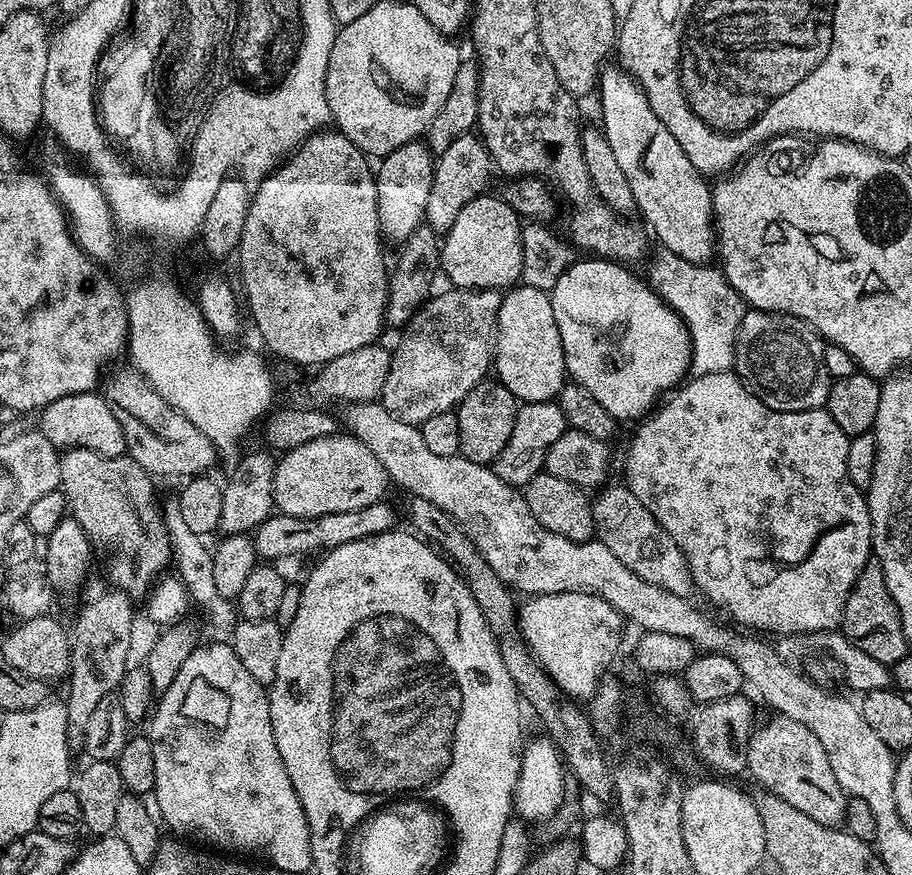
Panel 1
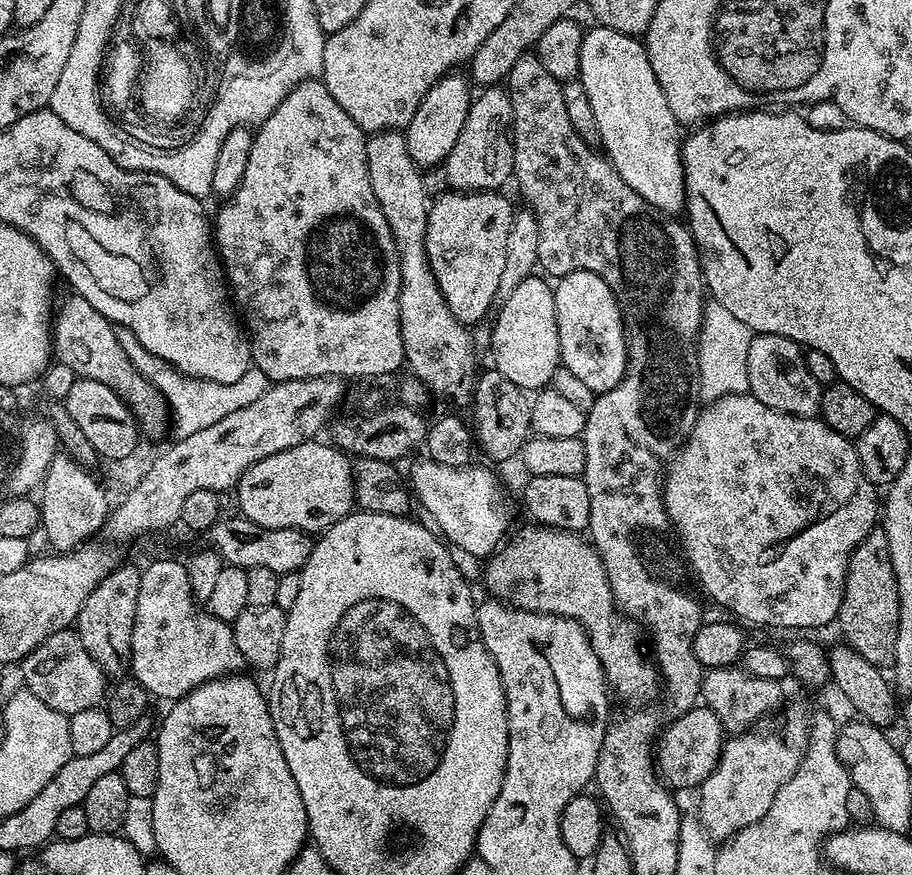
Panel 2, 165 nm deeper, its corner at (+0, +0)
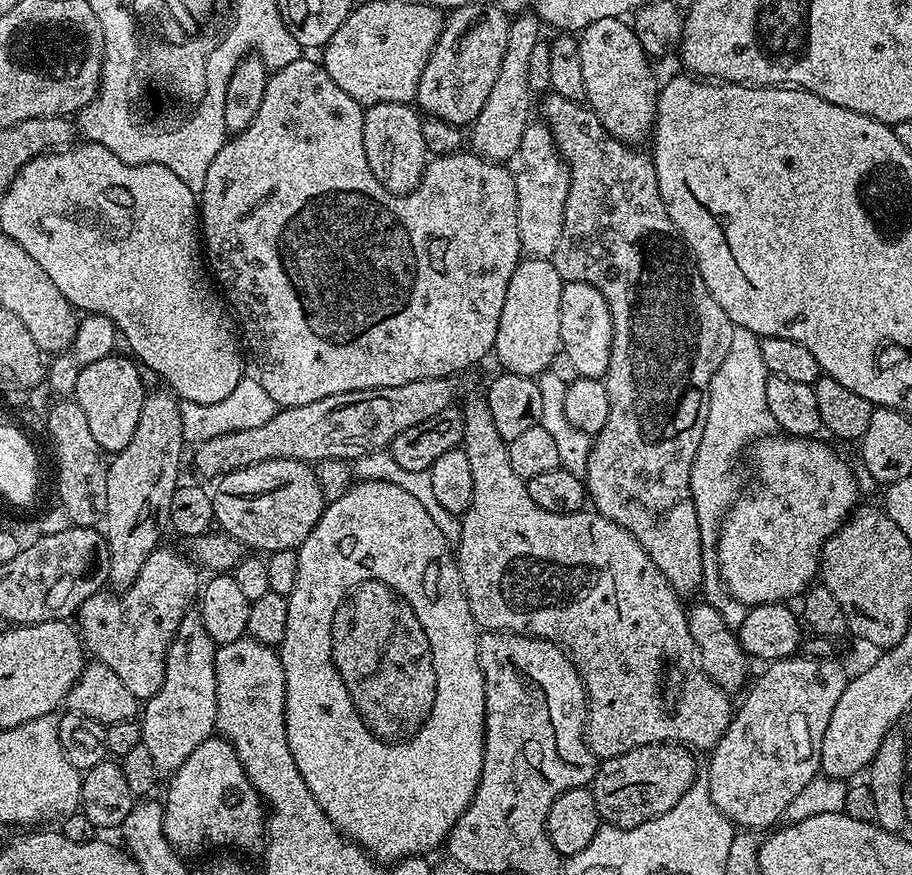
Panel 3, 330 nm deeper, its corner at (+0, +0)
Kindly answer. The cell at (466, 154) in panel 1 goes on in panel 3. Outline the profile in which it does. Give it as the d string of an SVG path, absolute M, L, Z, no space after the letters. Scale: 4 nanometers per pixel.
M525 12L517 15L509 23L508 37L506 38L506 54L502 54L502 66L498 69L498 78L490 89L490 98L486 98L486 106L478 114L478 118L472 121L471 151L477 156L497 162L511 161L516 155L522 142L522 134L530 123L528 116L532 112L532 99L534 93L530 86L530 50L541 43L540 28L542 21L535 12Z

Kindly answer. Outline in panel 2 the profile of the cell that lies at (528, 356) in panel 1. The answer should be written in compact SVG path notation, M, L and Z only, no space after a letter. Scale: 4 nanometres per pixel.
M543 275L527 276L515 288L514 294L499 305L495 313L496 325L490 328L490 349L495 371L500 372L514 386L525 390L543 390L551 385L560 363L558 318L554 310L554 288Z

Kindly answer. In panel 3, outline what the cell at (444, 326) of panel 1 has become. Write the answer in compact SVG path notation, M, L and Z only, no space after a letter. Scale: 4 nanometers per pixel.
M530 122L522 134L520 148L515 159L520 160L520 169L515 169L516 178L516 209L518 210L518 238L520 250L525 257L546 260L551 258L558 246L558 238L562 238L562 222L566 210L566 194L570 190L570 174L568 162L560 155L552 137L551 127L547 123Z

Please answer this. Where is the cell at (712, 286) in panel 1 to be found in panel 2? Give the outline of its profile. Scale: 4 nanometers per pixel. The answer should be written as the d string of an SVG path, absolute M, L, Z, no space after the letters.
M715 302L705 303L704 323L696 342L701 401L711 402L739 392L748 392L746 356L753 335L752 329L746 326L746 322L734 318L734 314L726 310L726 306Z

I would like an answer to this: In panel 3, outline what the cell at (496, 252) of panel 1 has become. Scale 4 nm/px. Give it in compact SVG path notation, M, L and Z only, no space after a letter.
M301 58L301 59L299 59L299 60L295 60L295 61L294 61L294 62L290 62L290 63L289 63L289 64L287 64L287 65L286 65L286 66L282 66L282 67L281 67L281 68L277 68L277 69L275 69L275 71L273 71L273 72L272 72L272 73L271 73L271 75L269 75L269 77L268 77L268 81L267 81L267 82L266 82L266 94L262 94L262 106L258 106L258 114L256 114L256 115L255 115L255 116L254 116L254 122L252 122L252 123L251 123L251 124L250 124L250 126L248 126L248 127L247 127L247 128L246 128L246 130L245 130L245 131L244 131L244 132L237 132L237 133L235 133L235 135L233 135L233 136L232 136L232 137L231 137L231 138L228 138L228 139L225 139L225 141L224 141L224 145L223 145L223 146L222 146L222 150L218 150L218 154L214 154L214 162L210 162L210 170L206 170L206 182L205 182L205 183L204 183L204 188L203 188L203 190L201 190L201 191L200 191L200 193L199 193L199 194L198 194L198 211L199 211L199 213L200 213L200 218L201 218L201 221L202 221L202 248L203 248L203 251L204 251L204 252L205 252L205 253L206 253L206 264L207 264L207 267L208 267L208 268L209 268L209 269L210 269L210 272L211 272L211 275L212 275L212 276L213 276L213 277L214 277L214 280L215 280L215 283L216 283L216 284L217 284L217 285L219 285L219 287L220 287L220 288L221 288L221 289L222 289L222 296L223 296L223 299L224 299L224 300L225 300L225 301L226 301L226 304L227 304L227 307L228 307L228 308L229 308L229 309L231 309L231 311L232 311L232 312L233 312L233 313L234 313L234 316L235 316L235 312L234 312L234 311L236 311L236 316L237 316L237 317L236 317L236 316L235 316L235 319L236 319L236 320L237 320L237 321L238 321L238 328L239 328L239 331L240 331L240 332L241 332L241 333L242 333L242 340L243 340L243 343L244 343L244 344L245 344L245 345L247 345L247 347L248 347L248 344L249 344L249 346L250 346L250 347L252 347L252 356L253 356L253 358L254 358L254 359L256 359L256 372L257 372L257 373L256 373L256 372L255 372L255 375L256 375L256 376L257 376L257 377L258 377L258 379L259 379L259 382L260 382L260 385L261 385L261 386L262 386L262 390L266 390L266 394L270 394L270 398L274 398L274 402L275 402L275 403L276 403L276 405L277 405L277 406L279 406L279 407L280 407L280 408L293 408L293 407L294 407L294 406L306 406L306 402L318 402L318 398L326 398L326 397L327 397L327 396L329 396L329 395L330 395L330 394L346 394L346 393L347 393L347 392L357 392L357 391L358 391L358 390L370 390L370 389L371 389L371 388L389 388L389 387L390 387L390 386L406 386L406 382L418 382L418 381L419 381L419 380L421 380L421 379L422 379L422 378L442 378L442 377L443 377L443 376L447 376L447 377L449 377L449 378L452 378L452 377L455 377L455 376L456 376L456 375L457 375L457 374L456 374L456 373L455 373L455 372L464 372L464 371L466 371L466 370L467 370L467 368L472 368L472 367L474 367L474 366L475 366L475 364L476 364L476 363L478 363L478 362L479 362L479 360L484 360L484 359L486 359L486 358L487 358L487 356L489 356L489 357L491 357L491 356L492 356L492 355L493 355L493 352L494 352L494 349L495 349L495 347L496 347L496 335L497 335L497 334L498 334L498 322L499 322L499 321L500 321L500 319L501 319L501 318L502 318L502 302L506 302L506 286L510 286L510 278L511 278L511 277L512 277L512 275L513 275L513 274L514 274L514 270L515 270L515 269L516 269L516 267L517 267L517 266L519 266L519 264L520 264L520 262L521 262L521 259L522 259L522 253L521 253L521 250L520 250L520 239L519 239L519 238L518 238L518 210L517 210L517 209L516 209L516 178L515 178L515 175L513 175L513 173L512 173L512 172L511 172L511 171L509 171L509 172L507 172L507 170L506 170L506 169L504 169L504 168L507 168L507 167L505 167L505 165L504 165L504 164L503 164L503 163L500 163L500 162L497 162L497 161L494 161L494 160L487 160L487 159L486 159L486 158L482 158L482 157L481 157L481 156L477 156L477 155L476 155L476 153L475 153L475 152L473 152L473 151L471 151L471 150L459 150L459 151L457 151L457 152L452 152L452 153L450 153L450 154L448 154L448 155L447 155L447 156L435 156L435 155L433 155L433 156L432 156L432 157L431 157L431 159L429 159L429 161L428 161L428 163L427 163L427 164L425 164L425 165L424 165L424 173L423 173L423 174L422 174L422 178L421 178L421 179L420 179L420 181L419 181L419 182L418 182L418 186L417 186L417 187L416 187L416 188L415 188L415 189L414 189L414 191L412 191L412 192L409 192L409 193L408 193L408 195L406 195L406 196L399 196L399 195L398 195L398 194L394 194L394 193L393 193L393 192L391 192L391 191L390 191L390 190L386 190L386 186L382 186L382 182L378 182L378 178L374 178L374 174L373 174L373 173L372 173L372 171L371 171L371 170L370 170L370 162L366 162L366 146L362 146L362 122L363 122L363 121L364 121L364 108L363 108L363 107L362 107L362 106L361 106L361 105L360 105L360 104L359 104L359 103L358 103L358 102L354 102L354 98L350 98L350 94L346 94L346 90L341 90L341 89L340 89L340 88L339 88L339 86L338 86L338 82L334 82L334 78L330 78L330 74L326 74L326 70L325 70L325 69L324 69L324 66L323 66L323 63L320 63L320 62L317 62L317 61L316 61L316 64L315 64L315 62L314 62L314 61L312 61L312 60L307 60L307 58Z

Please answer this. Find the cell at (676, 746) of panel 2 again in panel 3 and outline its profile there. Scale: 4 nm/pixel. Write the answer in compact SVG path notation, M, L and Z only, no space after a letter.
M644 744L621 756L603 761L592 779L594 802L600 807L600 819L615 828L633 828L666 814L698 779L696 760L687 747L675 744Z

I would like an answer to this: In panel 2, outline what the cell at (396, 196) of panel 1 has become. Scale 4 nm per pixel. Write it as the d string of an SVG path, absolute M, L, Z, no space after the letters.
M460 74L443 76L430 88L422 98L418 110L414 110L414 118L410 118L408 127L403 129L406 144L410 146L410 158L414 158L421 170L443 165L450 150L454 150L454 142L458 142L458 134L462 134L462 126L466 126L474 92L471 92L473 89L467 75L456 75Z

